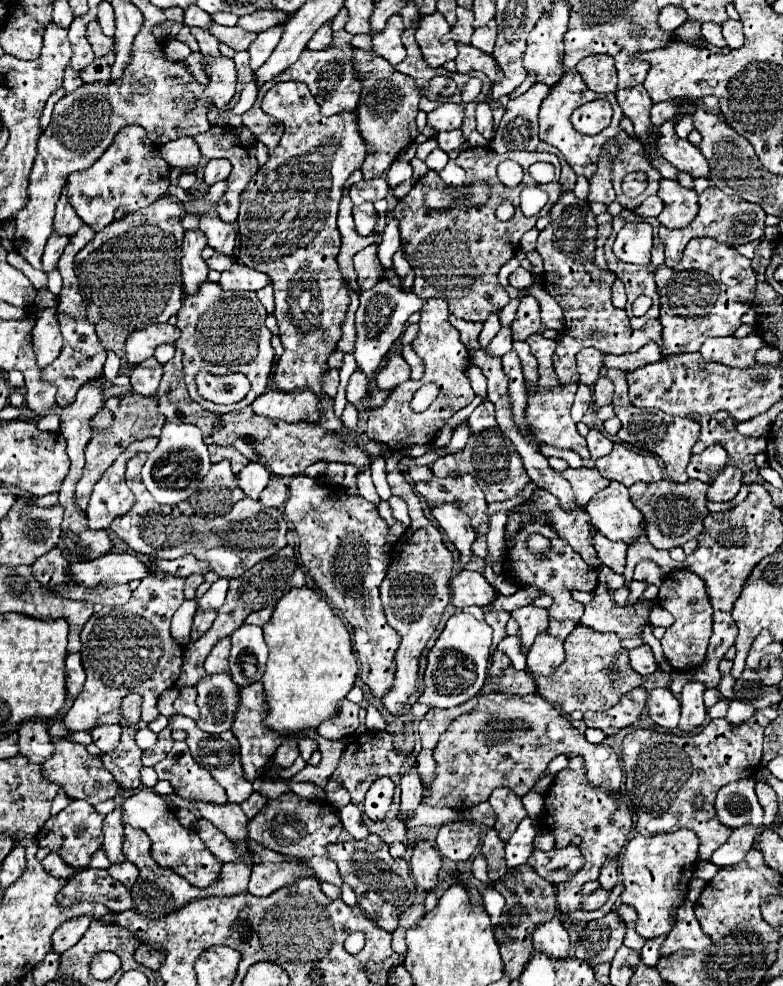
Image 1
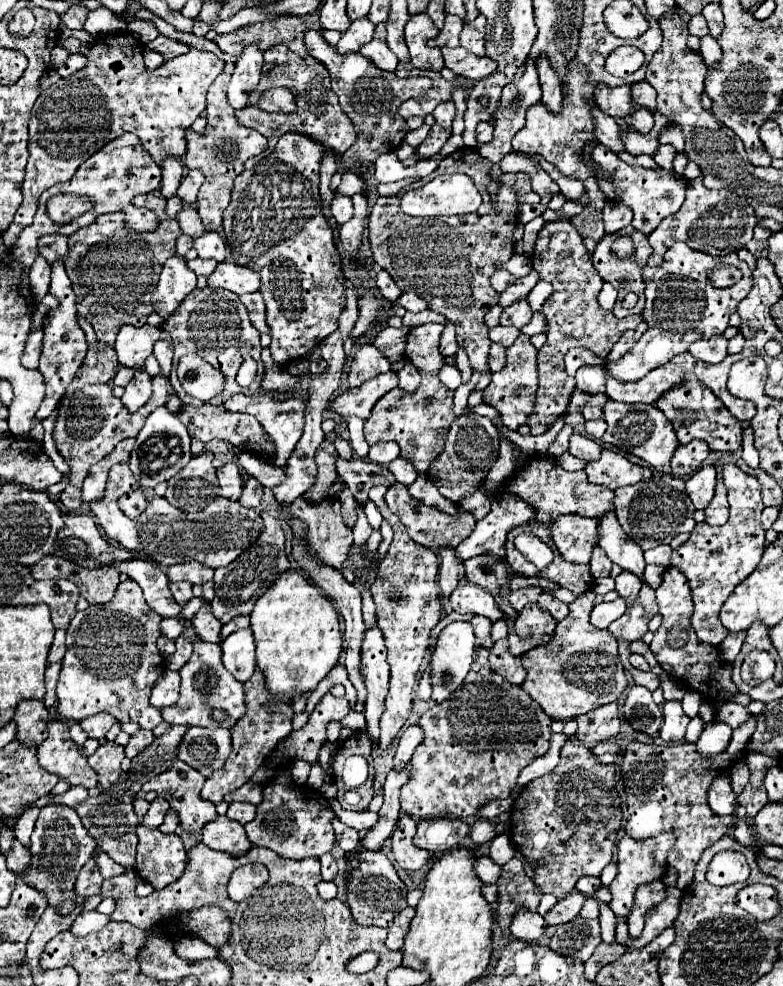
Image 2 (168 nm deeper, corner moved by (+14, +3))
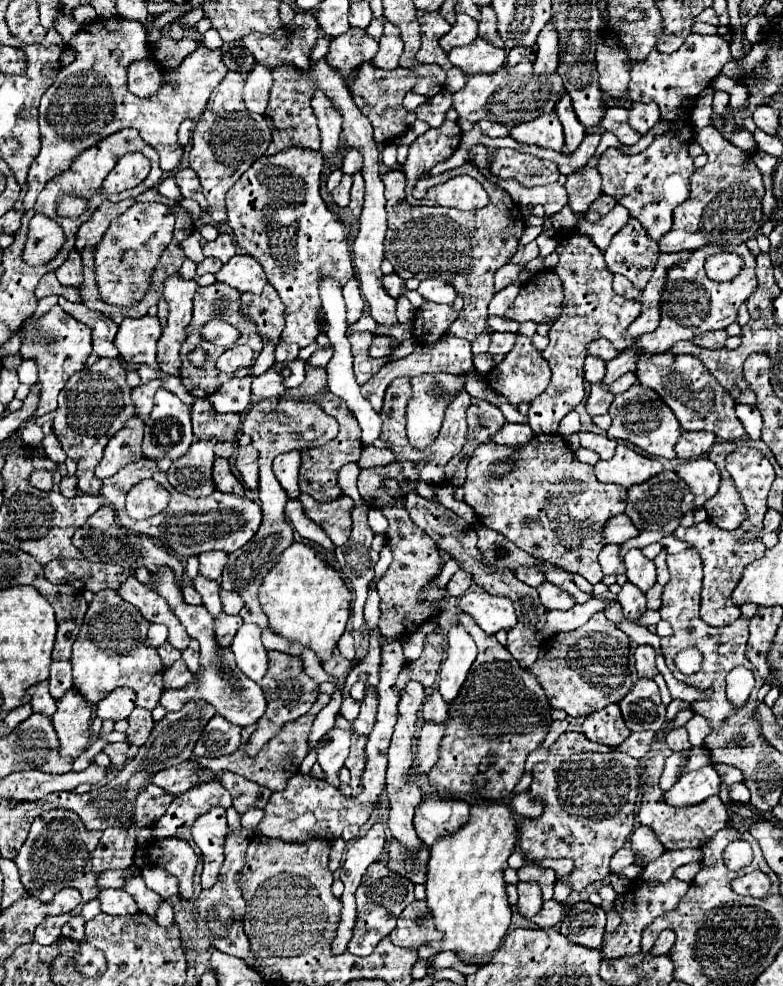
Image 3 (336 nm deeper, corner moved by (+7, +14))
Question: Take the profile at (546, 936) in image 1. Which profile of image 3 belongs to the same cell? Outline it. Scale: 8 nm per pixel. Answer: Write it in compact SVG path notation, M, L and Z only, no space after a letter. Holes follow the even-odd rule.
M518 882L518 904L516 904L516 912L530 920L540 912L542 906L542 892L538 888L538 884L534 882Z

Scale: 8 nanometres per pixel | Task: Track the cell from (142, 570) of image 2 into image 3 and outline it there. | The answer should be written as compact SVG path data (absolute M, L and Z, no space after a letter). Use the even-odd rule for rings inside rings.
M160 570L160 574L150 574L150 576L152 576L152 582L154 582L154 590L168 602L168 606L172 608L176 618L182 622L182 626L186 628L190 638L196 638L200 642L200 668L194 674L192 682L184 688L178 688L178 690L164 690L162 698L160 698L160 704L166 710L180 710L184 702L204 700L204 702L212 704L220 716L224 716L228 722L232 722L236 726L244 728L244 726L254 724L266 710L264 692L256 682L252 682L236 666L236 660L232 658L230 646L222 648L216 642L214 618L208 614L208 610L204 610L204 606L192 606L192 604L184 602L184 596L180 592L180 586L176 586L176 578L174 578L172 570L166 570L166 572Z

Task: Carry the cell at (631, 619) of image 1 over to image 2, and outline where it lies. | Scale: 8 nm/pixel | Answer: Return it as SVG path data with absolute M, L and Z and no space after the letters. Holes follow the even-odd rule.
M643 585L637 601L633 603L633 609L627 609L623 617L613 621L609 625L609 631L617 639L639 641L647 633L647 625L657 613L659 613L659 609L657 609L657 601L655 601L655 591L649 585Z

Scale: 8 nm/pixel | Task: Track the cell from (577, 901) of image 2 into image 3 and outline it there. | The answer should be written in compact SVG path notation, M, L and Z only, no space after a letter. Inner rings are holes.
M548 900L548 902L544 902L540 914L536 914L536 918L532 918L532 922L536 922L542 928L556 926L564 918L566 910L570 910L570 908L572 908L570 904L562 904L562 902L556 902L556 900Z

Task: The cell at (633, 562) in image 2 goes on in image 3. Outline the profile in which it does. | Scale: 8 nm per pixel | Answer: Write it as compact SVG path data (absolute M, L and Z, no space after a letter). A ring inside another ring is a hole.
M632 548L624 556L624 564L626 564L626 576L628 576L628 580L632 584L636 584L642 592L646 592L648 586L652 586L656 582L654 562L650 558L646 558L640 548Z

